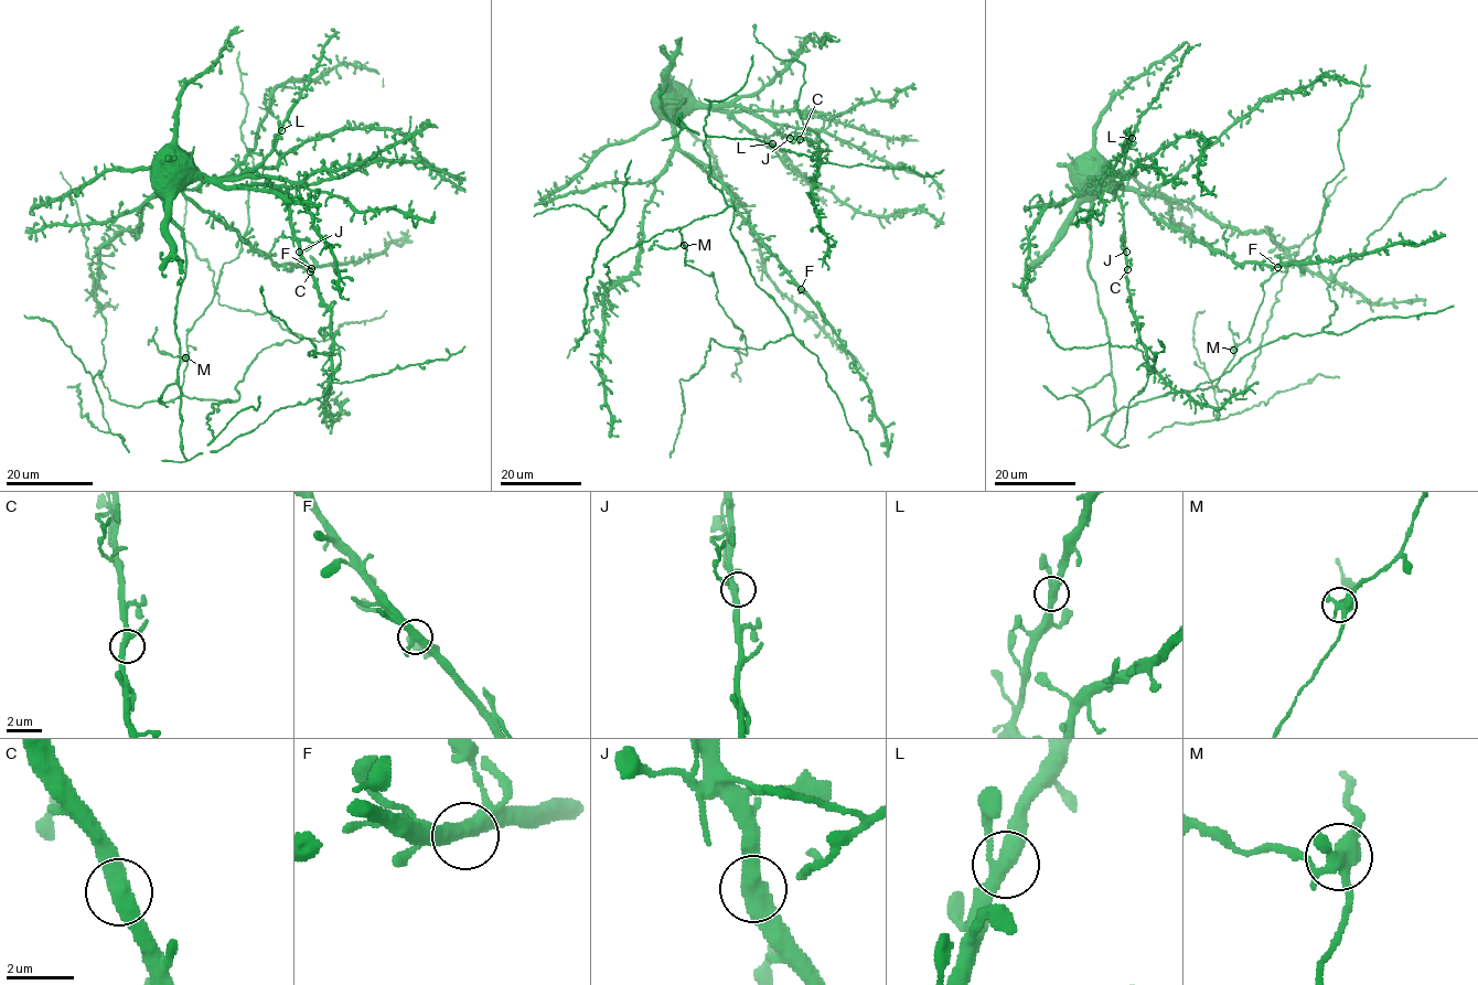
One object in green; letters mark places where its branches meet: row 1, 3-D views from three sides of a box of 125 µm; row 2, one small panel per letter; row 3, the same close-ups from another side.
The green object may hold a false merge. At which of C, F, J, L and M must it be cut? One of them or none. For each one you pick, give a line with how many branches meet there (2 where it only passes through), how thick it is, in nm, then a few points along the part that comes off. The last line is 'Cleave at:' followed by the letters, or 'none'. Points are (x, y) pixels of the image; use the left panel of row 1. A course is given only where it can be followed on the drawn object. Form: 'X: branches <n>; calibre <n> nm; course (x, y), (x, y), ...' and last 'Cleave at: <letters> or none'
M: branches 3; calibre 400 nm; course (186, 357), (171, 356), (158, 349), (153, 339), (157, 327)
Cleave at: M

